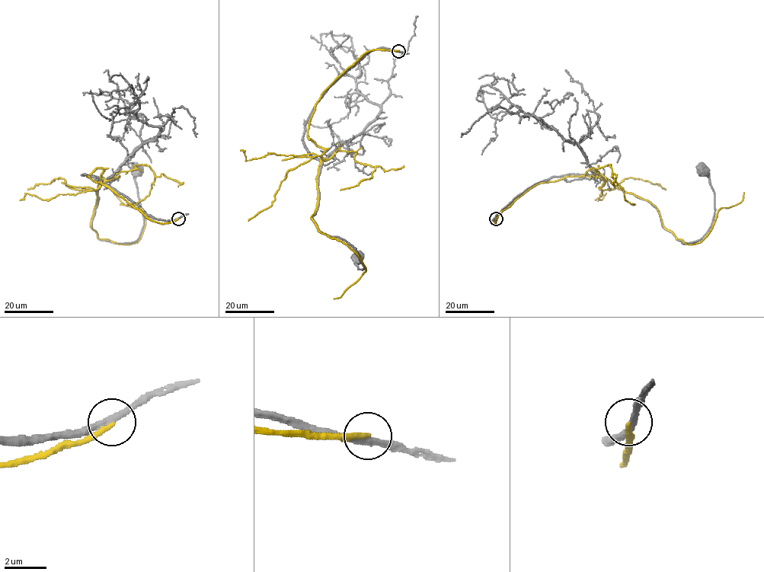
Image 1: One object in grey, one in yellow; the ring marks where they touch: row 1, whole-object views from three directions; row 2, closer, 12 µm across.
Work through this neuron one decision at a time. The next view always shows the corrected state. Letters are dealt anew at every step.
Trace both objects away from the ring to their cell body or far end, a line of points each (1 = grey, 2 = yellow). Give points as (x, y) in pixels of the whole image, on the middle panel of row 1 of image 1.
1: (398, 51), (367, 52), (305, 126), (304, 147), (321, 163), (312, 218), (346, 240), (362, 270), (359, 256)
2: (398, 51), (366, 51), (323, 92), (310, 120), (308, 135), (324, 151), (311, 219), (366, 270), (334, 298)

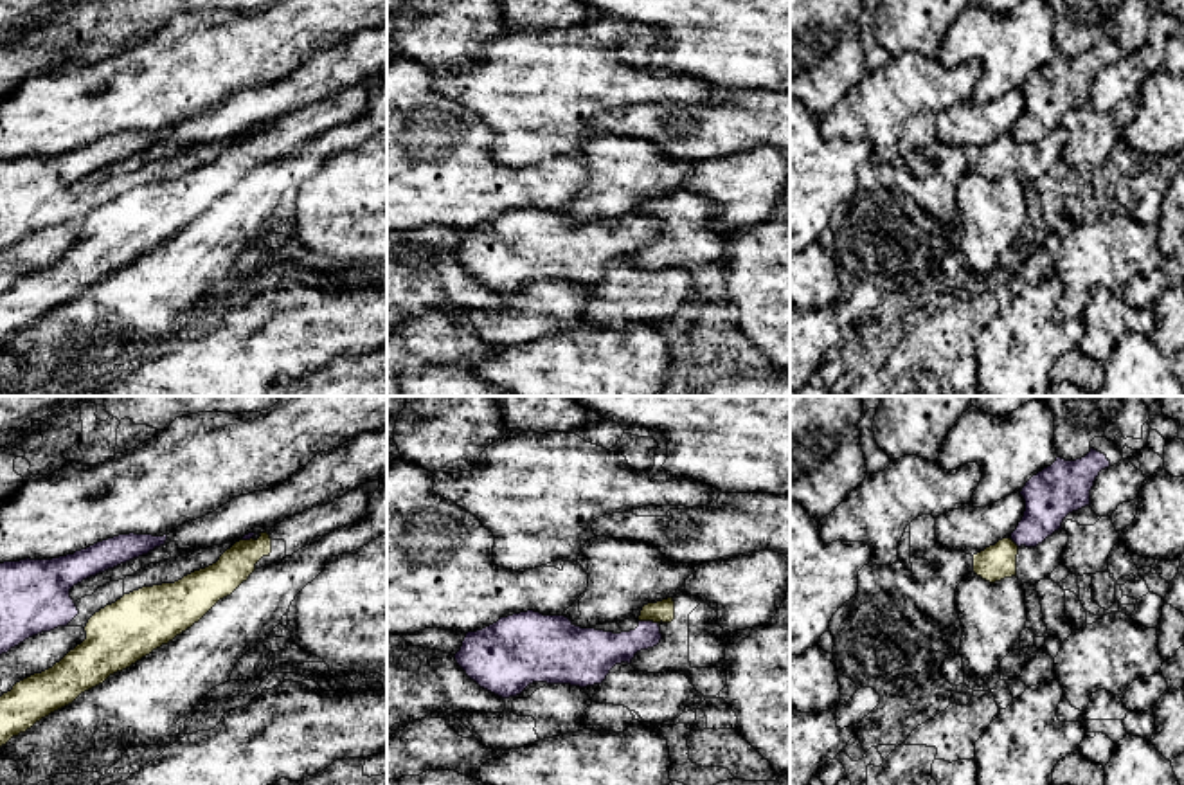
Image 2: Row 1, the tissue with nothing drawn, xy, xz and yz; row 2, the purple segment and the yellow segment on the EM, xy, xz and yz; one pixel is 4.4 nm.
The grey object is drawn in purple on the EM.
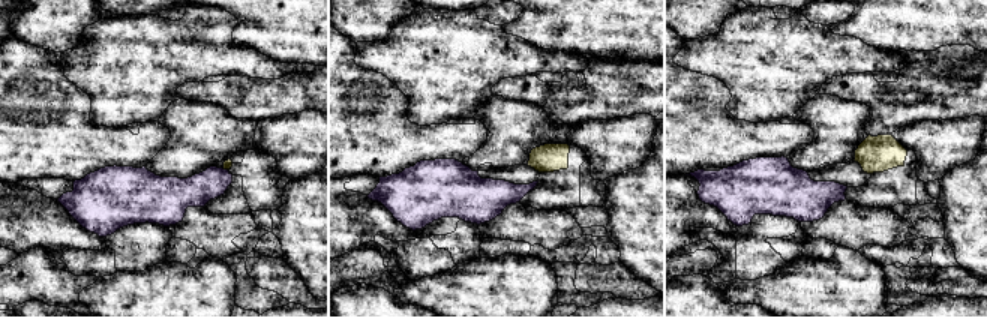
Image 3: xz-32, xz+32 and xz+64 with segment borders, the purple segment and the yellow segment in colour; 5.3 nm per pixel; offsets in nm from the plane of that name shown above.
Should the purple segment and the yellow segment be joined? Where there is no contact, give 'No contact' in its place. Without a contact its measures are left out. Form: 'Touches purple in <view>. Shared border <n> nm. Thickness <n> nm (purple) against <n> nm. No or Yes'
Touches purple in xz. Shared border 90 nm. Thickness 180 nm (purple) against 100 nm. No

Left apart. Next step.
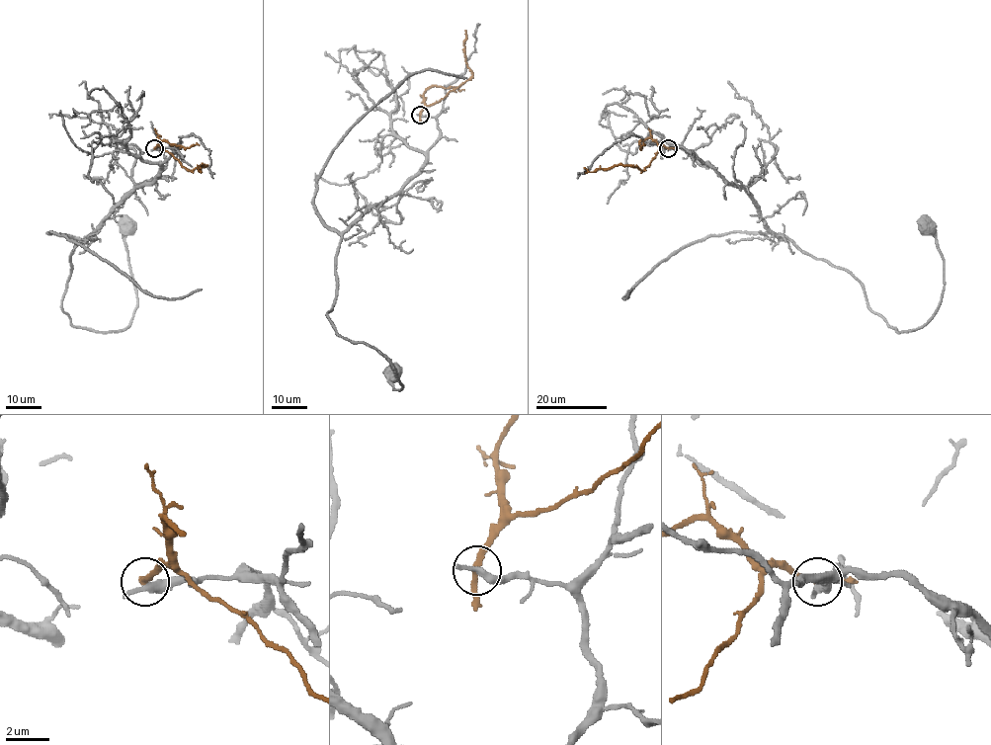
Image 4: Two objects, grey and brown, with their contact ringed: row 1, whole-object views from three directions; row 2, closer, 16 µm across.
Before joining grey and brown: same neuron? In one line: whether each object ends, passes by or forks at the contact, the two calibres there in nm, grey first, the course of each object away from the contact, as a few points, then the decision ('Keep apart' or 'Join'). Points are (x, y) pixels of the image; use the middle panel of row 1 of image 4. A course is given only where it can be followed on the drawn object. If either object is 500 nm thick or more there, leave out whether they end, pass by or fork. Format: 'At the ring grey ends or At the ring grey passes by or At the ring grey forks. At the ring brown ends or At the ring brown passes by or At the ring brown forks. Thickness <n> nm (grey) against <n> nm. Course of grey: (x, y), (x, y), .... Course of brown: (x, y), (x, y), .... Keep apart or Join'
At the ring grey passes by. At the ring brown passes by. Thickness 320 nm (grey) against 240 nm. Course of grey: (420, 115), (437, 121), (440, 138), (342, 235), (327, 312), (338, 335), (389, 362), (400, 390), (394, 371). Course of brown: (420, 115), (425, 108), (438, 103), (472, 75), (464, 54), (465, 30). Keep apart

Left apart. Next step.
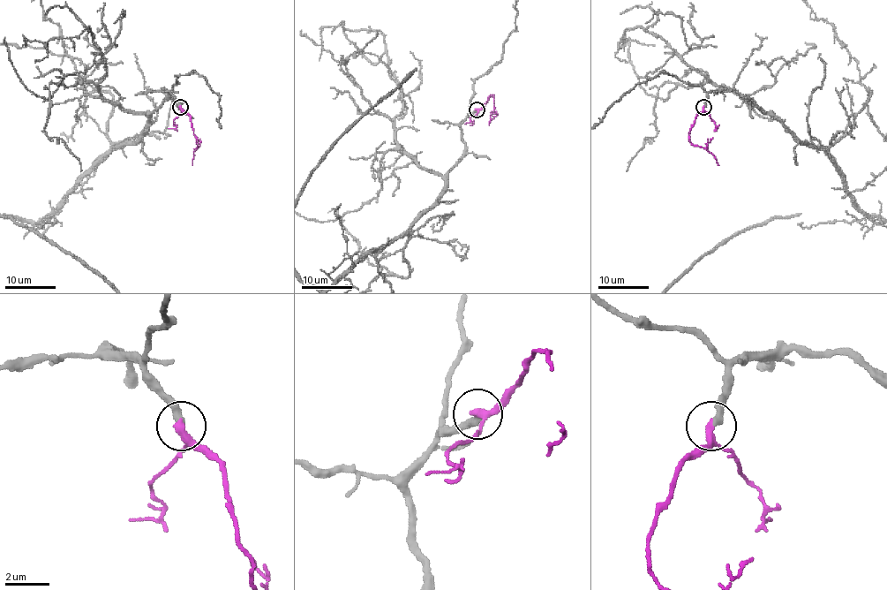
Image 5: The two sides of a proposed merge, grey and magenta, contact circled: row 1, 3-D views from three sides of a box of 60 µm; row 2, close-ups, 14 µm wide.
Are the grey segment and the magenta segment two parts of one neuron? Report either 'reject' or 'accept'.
accept

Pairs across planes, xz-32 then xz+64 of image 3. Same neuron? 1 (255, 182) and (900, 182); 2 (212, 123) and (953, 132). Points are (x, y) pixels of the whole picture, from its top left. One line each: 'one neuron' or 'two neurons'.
1: one neuron
2: two neurons

